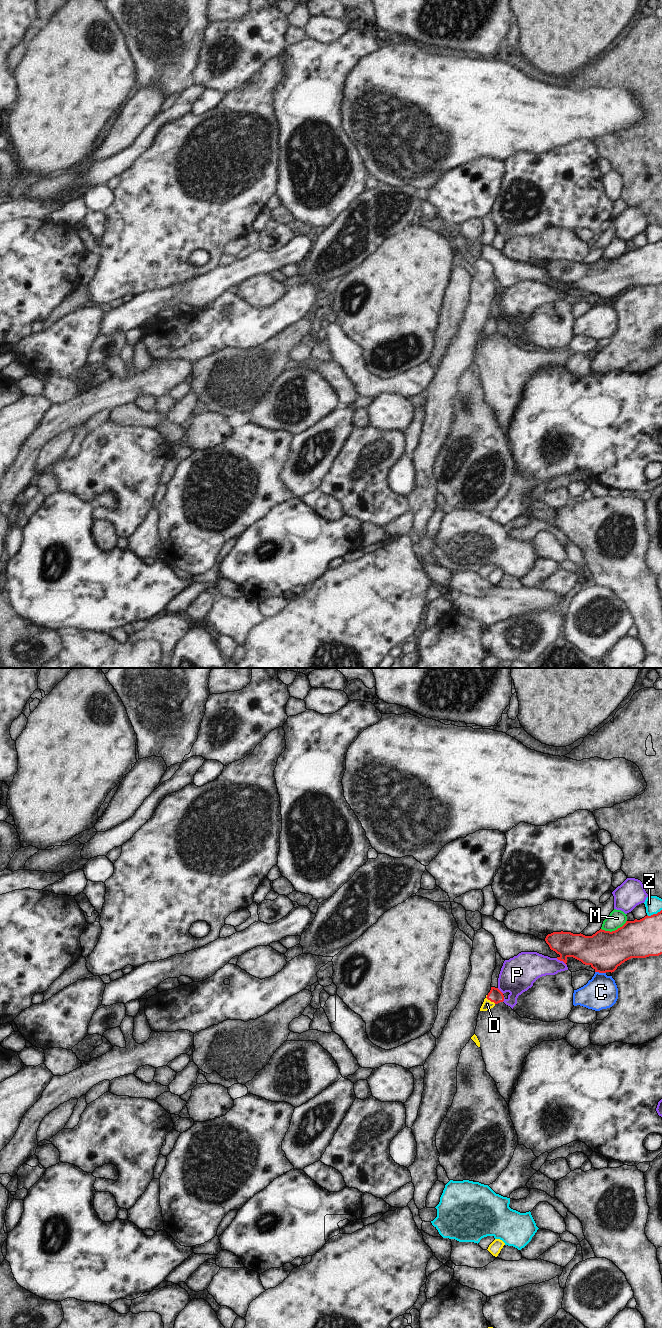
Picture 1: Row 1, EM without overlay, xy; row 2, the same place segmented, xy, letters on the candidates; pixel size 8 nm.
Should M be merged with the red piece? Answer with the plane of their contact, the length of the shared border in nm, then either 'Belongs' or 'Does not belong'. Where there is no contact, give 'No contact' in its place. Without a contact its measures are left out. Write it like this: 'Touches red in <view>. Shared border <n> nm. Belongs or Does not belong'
Touches red in xy. Shared border 220 nm. Does not belong

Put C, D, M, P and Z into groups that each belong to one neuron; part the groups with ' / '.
C / D / M / P / Z

